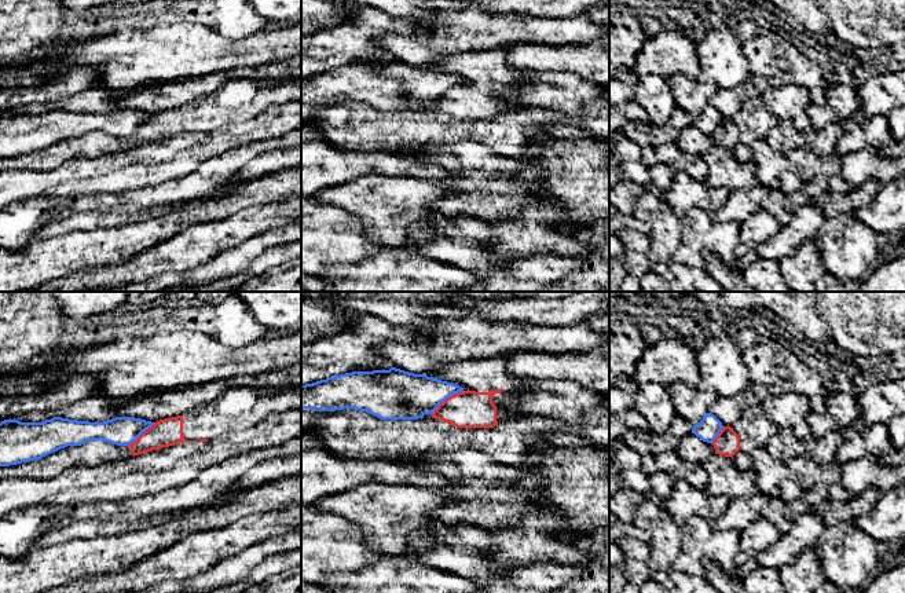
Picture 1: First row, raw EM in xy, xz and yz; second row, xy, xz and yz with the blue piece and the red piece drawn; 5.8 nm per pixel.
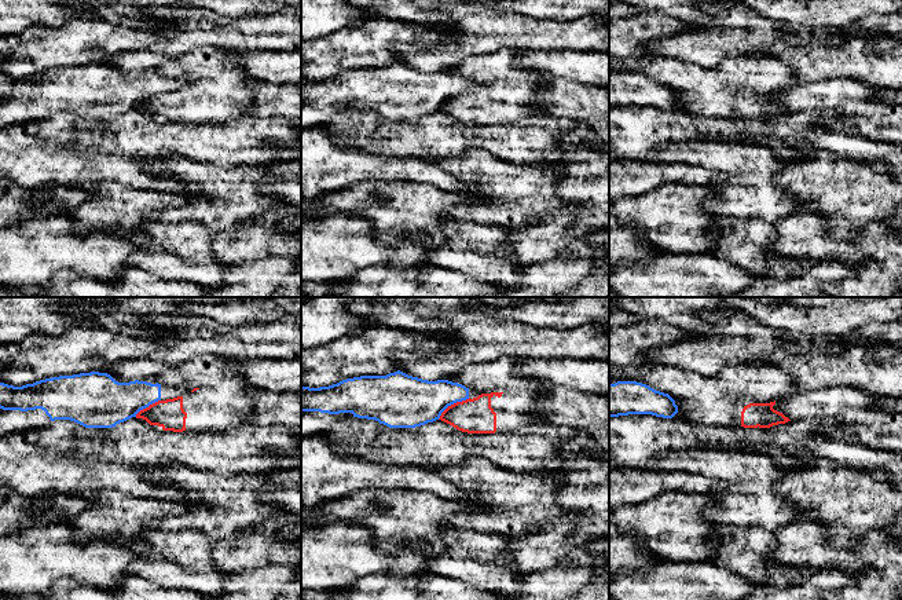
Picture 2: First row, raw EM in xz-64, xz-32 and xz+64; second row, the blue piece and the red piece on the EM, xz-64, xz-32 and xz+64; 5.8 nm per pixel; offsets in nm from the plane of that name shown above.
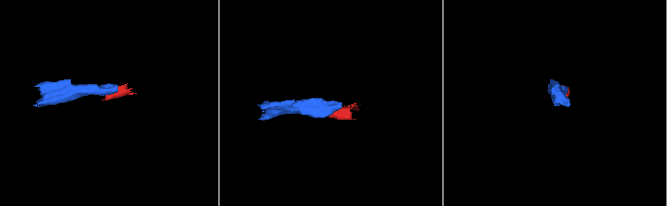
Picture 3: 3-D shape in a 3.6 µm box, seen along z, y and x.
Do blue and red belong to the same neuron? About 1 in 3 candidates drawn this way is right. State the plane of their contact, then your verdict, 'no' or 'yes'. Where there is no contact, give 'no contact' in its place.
meets blue in xz; no

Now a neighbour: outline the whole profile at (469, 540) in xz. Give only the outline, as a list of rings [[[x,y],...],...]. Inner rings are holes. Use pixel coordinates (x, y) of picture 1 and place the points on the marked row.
[[[468,524],[436,526],[429,546],[421,553],[419,563],[430,568],[447,571],[472,579],[477,585],[503,581],[510,585],[508,574],[502,574],[487,557],[495,532]]]

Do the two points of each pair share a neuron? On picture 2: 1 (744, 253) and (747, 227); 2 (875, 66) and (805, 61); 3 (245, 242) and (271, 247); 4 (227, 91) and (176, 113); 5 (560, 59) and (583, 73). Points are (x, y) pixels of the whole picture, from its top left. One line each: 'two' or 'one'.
1: one
2: one
3: one
4: one
5: one

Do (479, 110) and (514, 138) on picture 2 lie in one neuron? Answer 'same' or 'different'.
different

